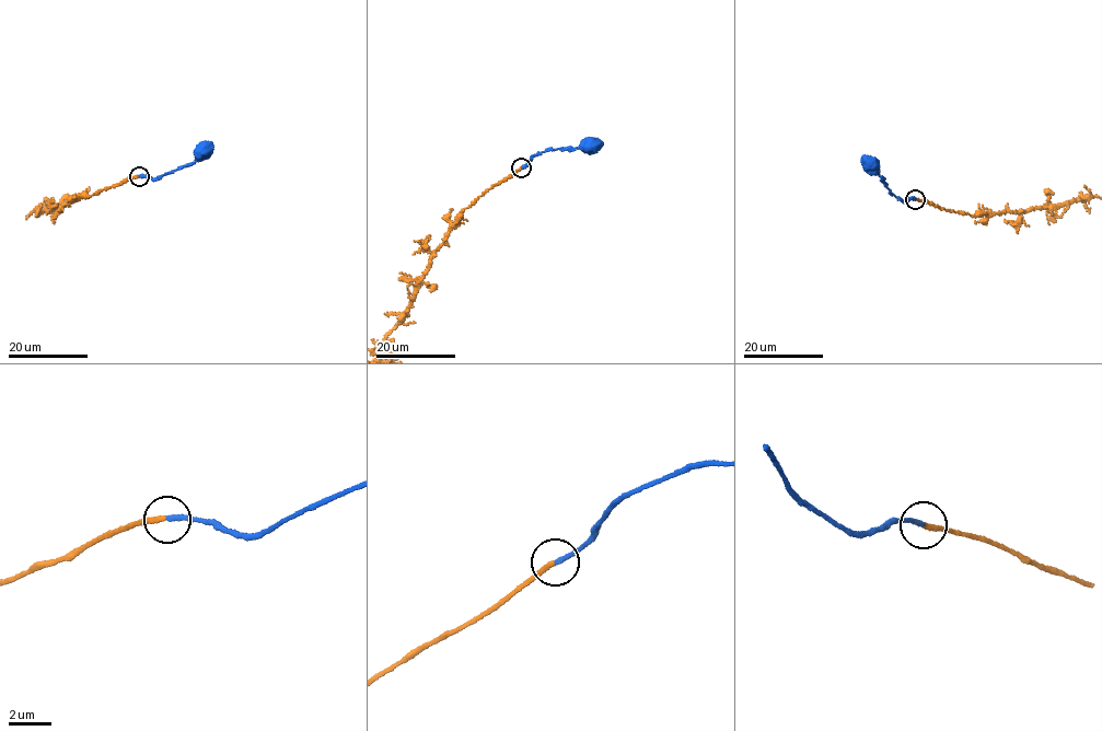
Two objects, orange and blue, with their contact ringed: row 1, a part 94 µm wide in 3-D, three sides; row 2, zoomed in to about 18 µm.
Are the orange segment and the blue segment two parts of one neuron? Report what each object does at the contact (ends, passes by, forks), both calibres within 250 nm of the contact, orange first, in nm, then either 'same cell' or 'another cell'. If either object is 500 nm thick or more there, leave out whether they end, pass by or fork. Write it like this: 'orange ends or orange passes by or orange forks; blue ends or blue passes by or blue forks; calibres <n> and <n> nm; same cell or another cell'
orange ends; blue ends; calibres 240 and 240 nm; same cell

